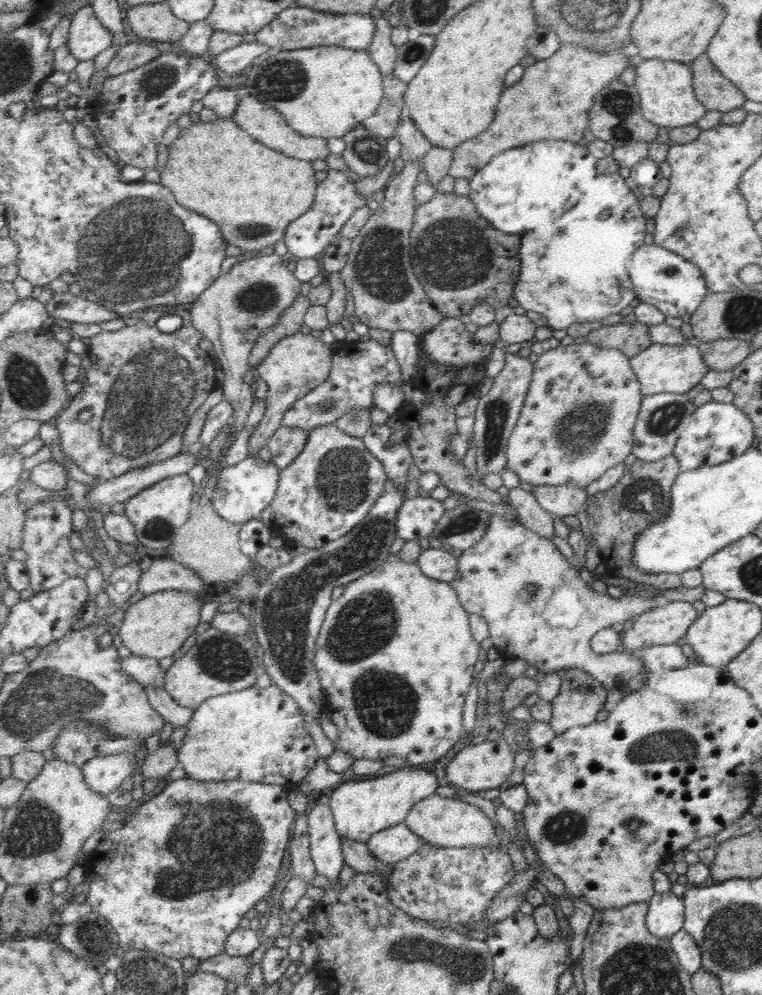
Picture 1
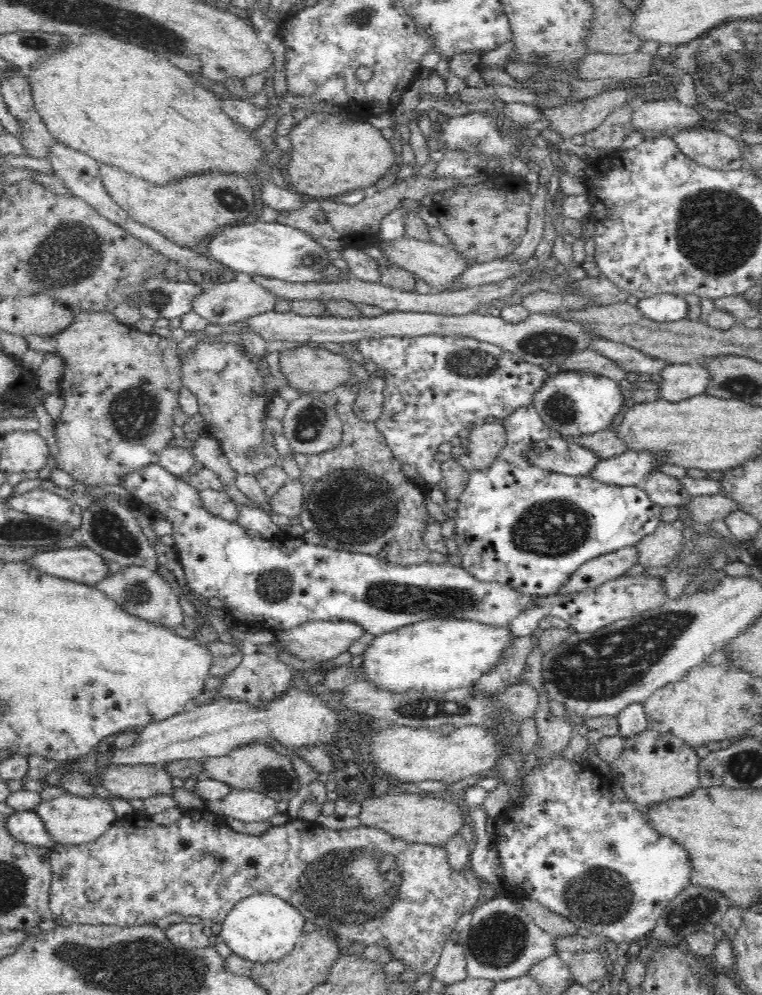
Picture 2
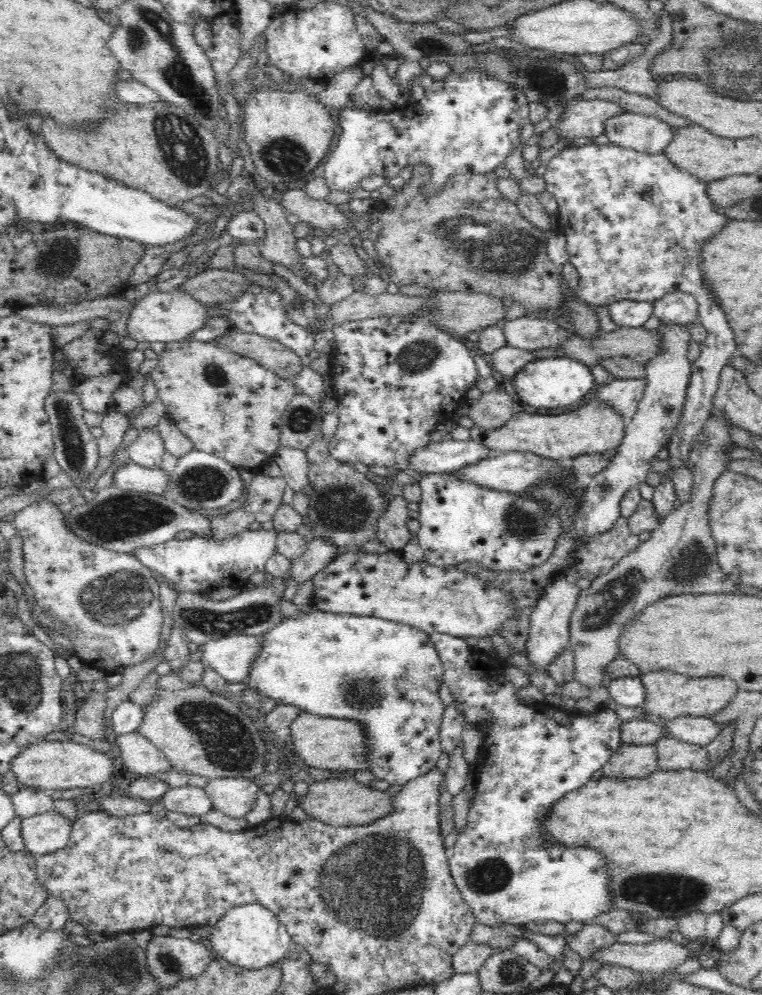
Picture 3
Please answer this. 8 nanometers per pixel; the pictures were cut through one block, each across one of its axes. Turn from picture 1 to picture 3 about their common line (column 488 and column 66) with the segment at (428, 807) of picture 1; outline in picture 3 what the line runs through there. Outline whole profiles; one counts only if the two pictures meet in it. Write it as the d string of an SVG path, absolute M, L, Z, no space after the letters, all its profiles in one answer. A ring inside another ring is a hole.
M56 809L23 818L25 849L37 857L63 849L68 846L72 826L72 820L60 815Z

